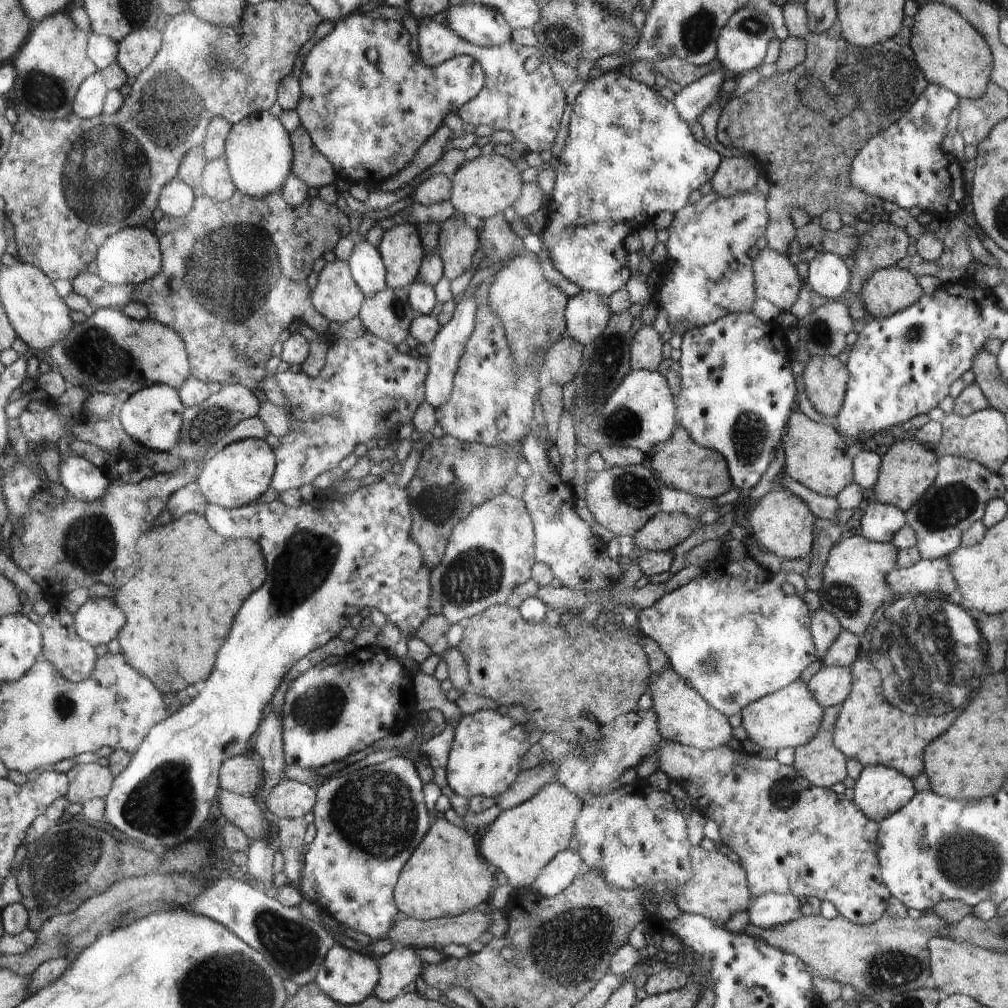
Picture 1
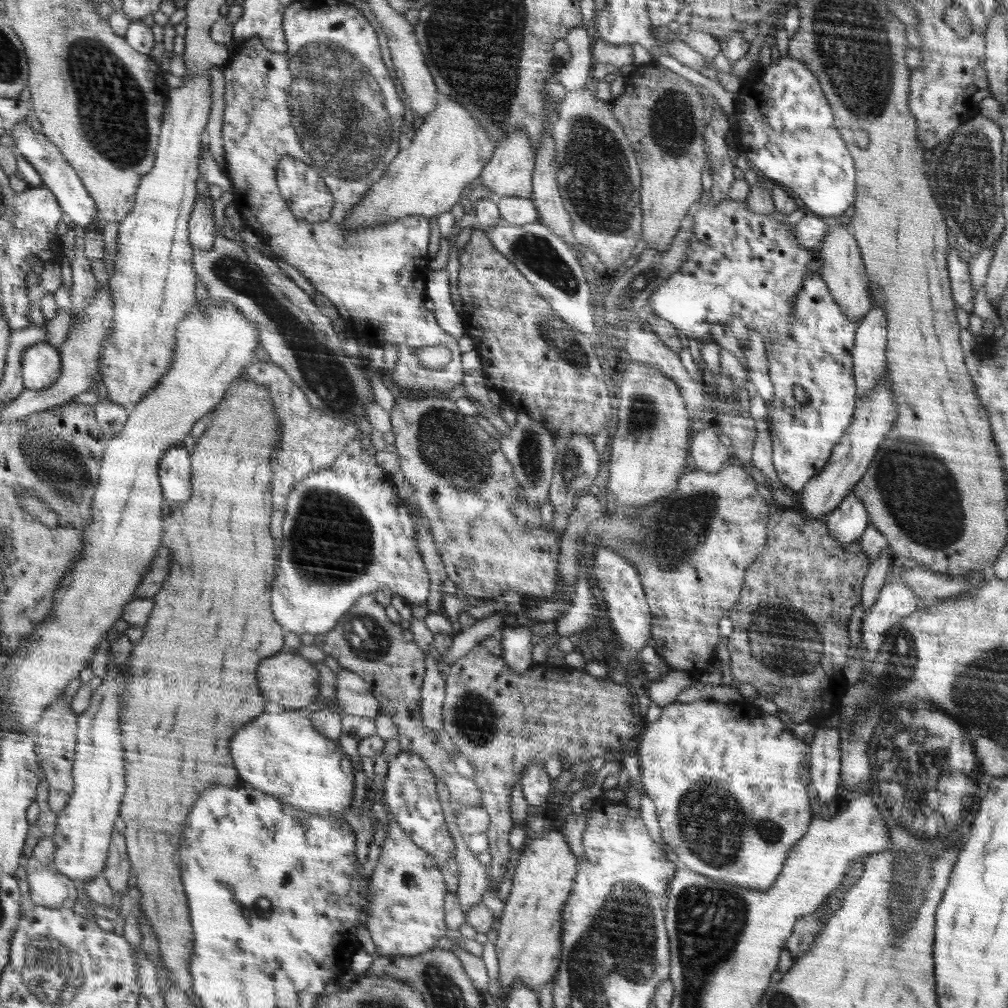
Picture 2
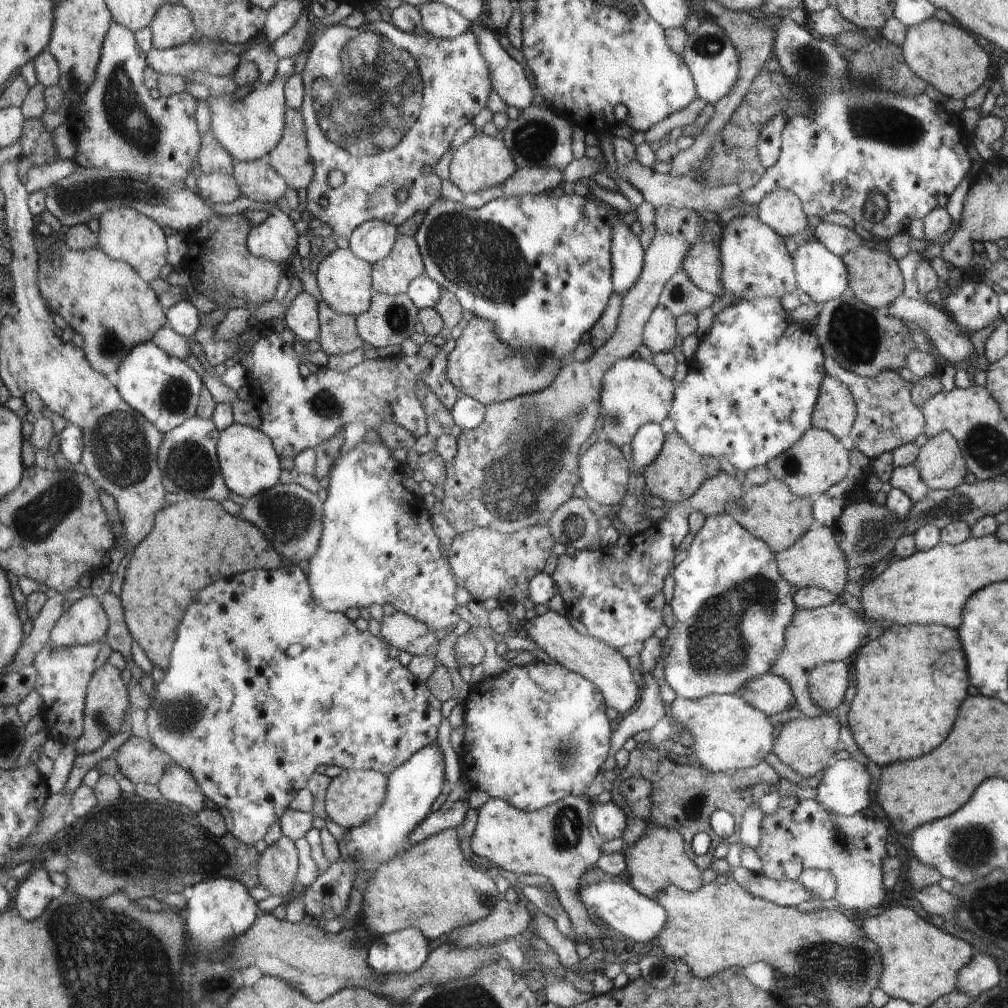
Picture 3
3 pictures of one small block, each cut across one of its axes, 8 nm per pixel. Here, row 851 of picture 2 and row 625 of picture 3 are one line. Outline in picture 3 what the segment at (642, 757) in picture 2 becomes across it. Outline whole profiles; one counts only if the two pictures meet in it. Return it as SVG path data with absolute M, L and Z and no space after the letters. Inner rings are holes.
M727 513L708 517L670 574L676 581L670 602L674 626L666 638L670 650L664 673L665 682L677 697L696 701L712 695L740 695L749 681L772 672L786 648L787 632L797 613L790 584L781 576L776 554L764 541L750 534Z

